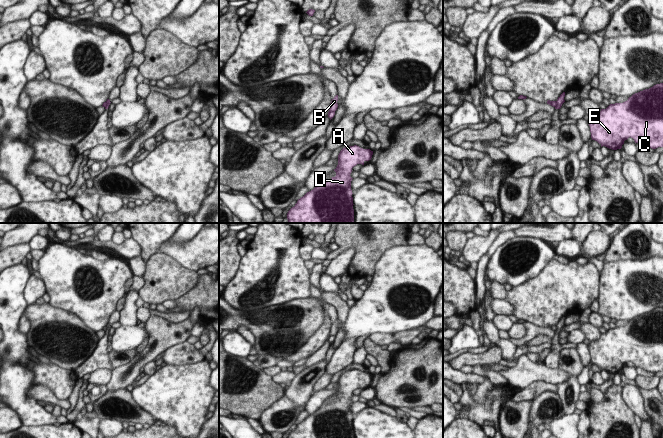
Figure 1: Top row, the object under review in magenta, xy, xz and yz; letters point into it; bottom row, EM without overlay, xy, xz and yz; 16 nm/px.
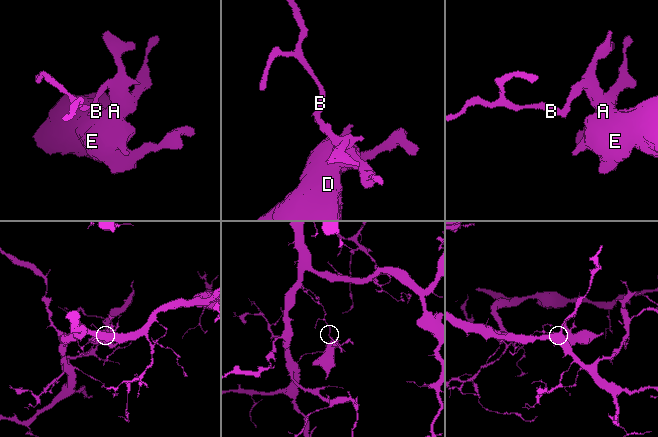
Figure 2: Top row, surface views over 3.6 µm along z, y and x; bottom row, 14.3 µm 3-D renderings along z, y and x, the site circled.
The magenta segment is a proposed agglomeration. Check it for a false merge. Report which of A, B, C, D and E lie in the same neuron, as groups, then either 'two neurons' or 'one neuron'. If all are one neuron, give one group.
groups A C D E / B; two neurons

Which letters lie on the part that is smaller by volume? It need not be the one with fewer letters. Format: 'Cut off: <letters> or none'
Cut off: A, C, D, E

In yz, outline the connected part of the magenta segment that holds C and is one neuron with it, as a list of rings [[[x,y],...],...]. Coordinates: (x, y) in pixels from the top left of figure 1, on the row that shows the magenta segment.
[[[663,83],[633,94],[623,103],[610,104],[588,120],[591,138],[601,147],[621,149],[629,137],[652,149],[663,147]]]

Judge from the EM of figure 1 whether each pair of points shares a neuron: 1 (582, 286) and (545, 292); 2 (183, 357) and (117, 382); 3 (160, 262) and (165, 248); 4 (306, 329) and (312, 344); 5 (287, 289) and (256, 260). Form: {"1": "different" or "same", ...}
{"1": "same", "2": "different", "3": "different", "4": "different", "5": "same"}

